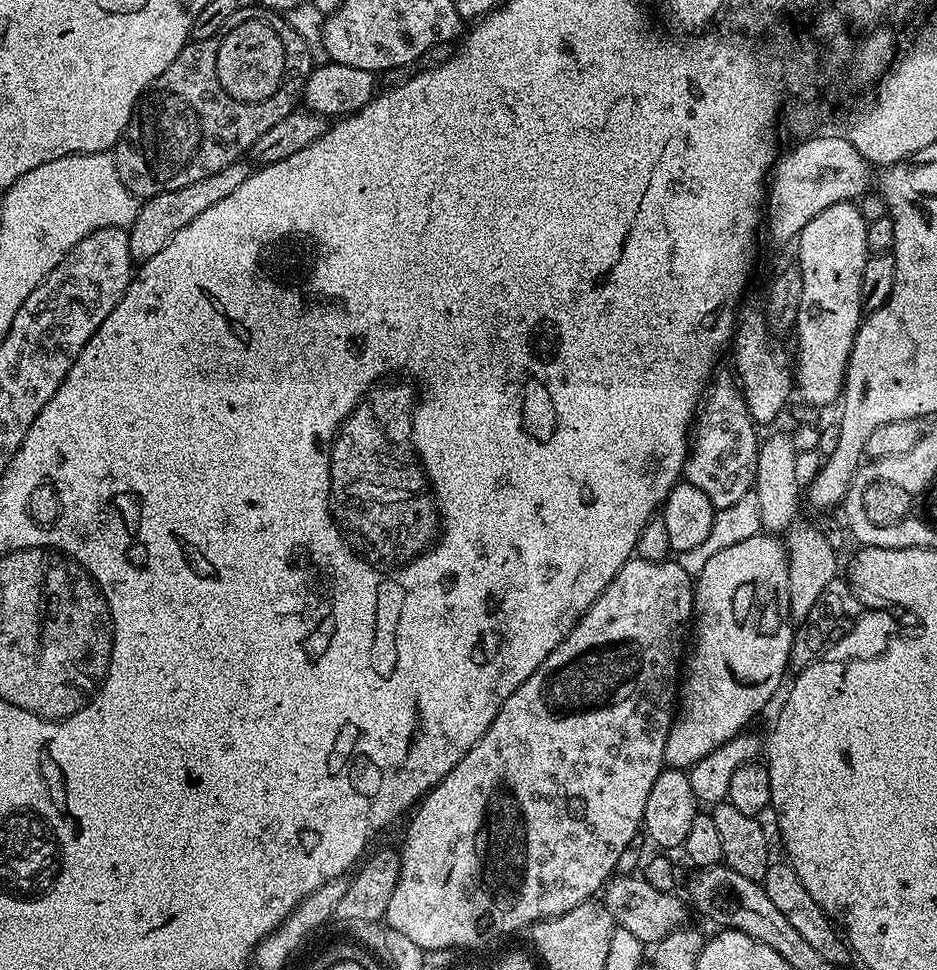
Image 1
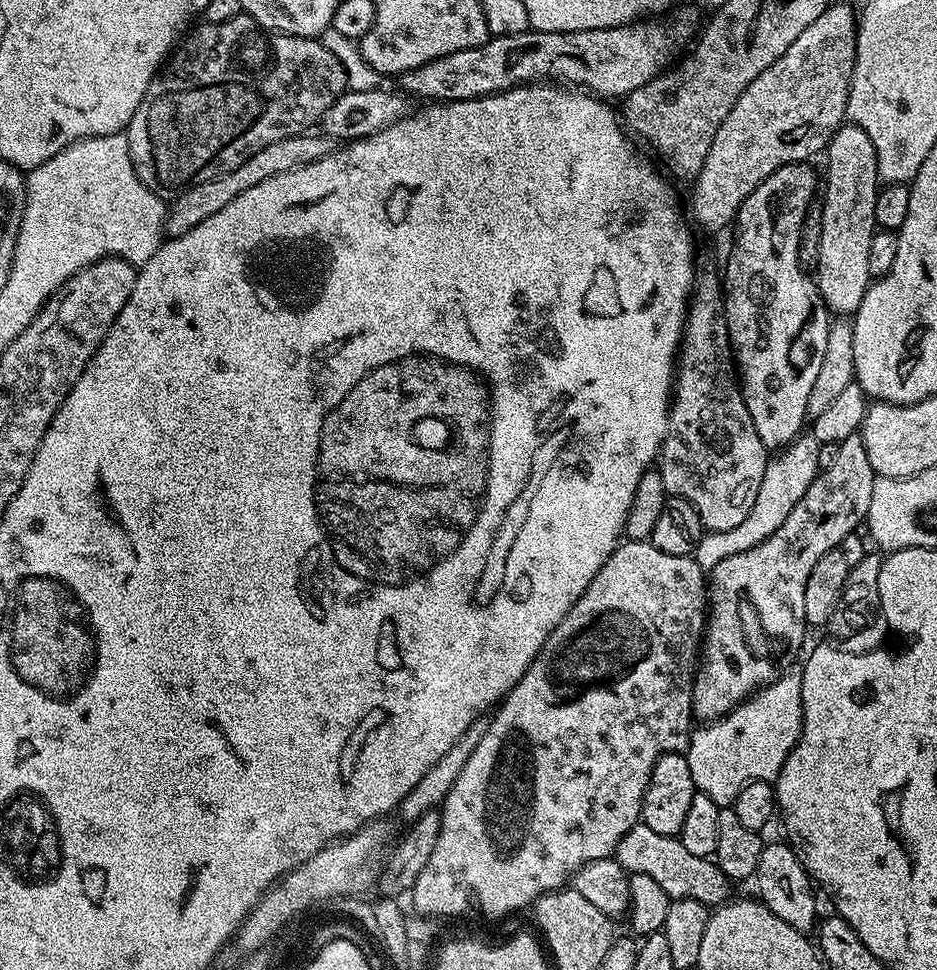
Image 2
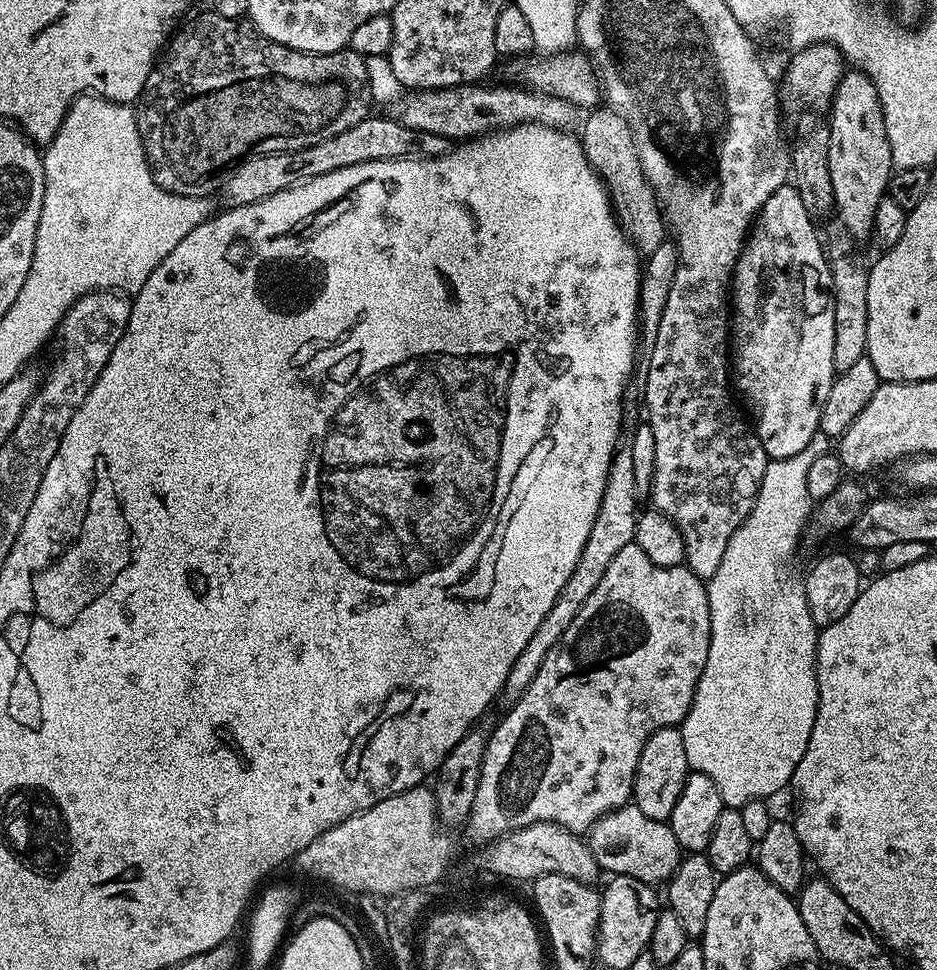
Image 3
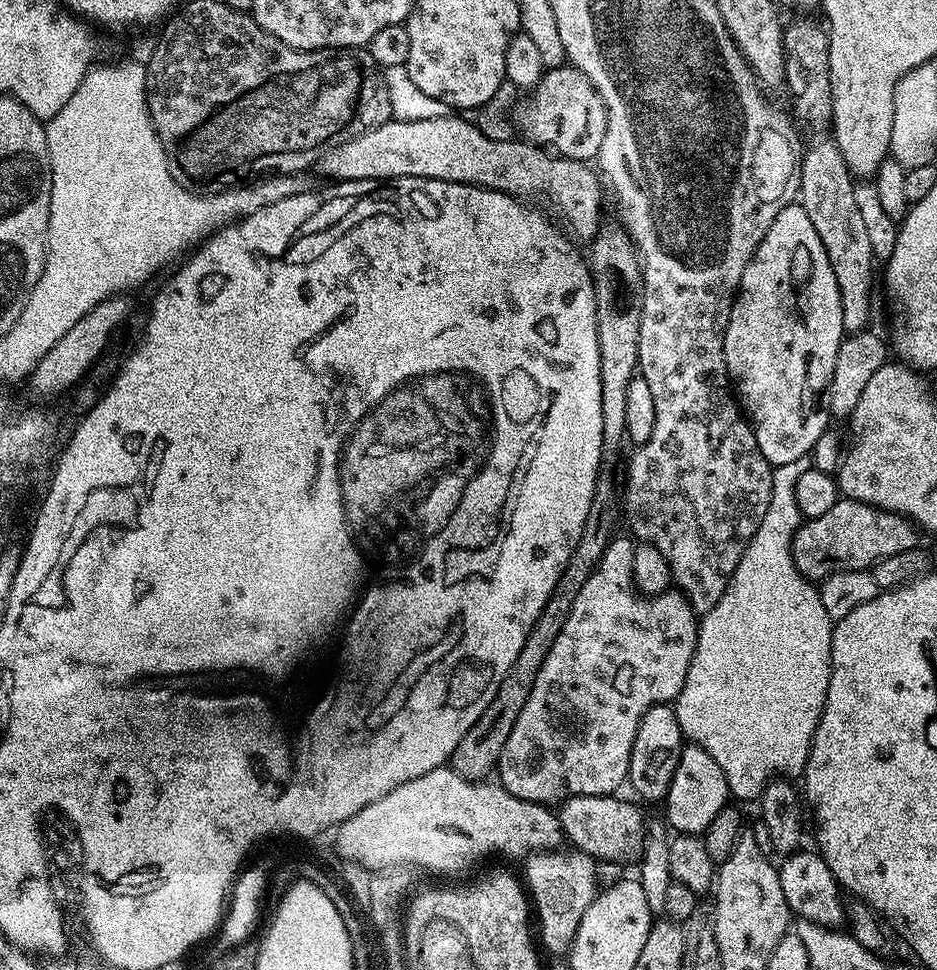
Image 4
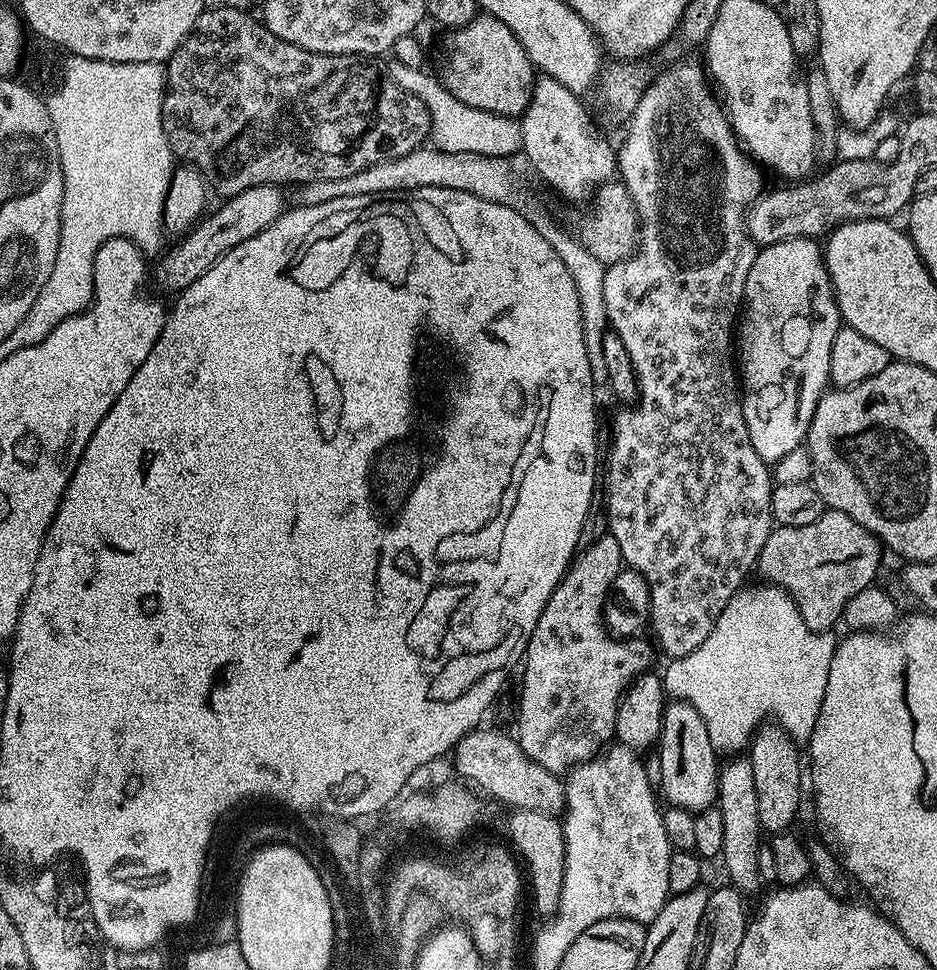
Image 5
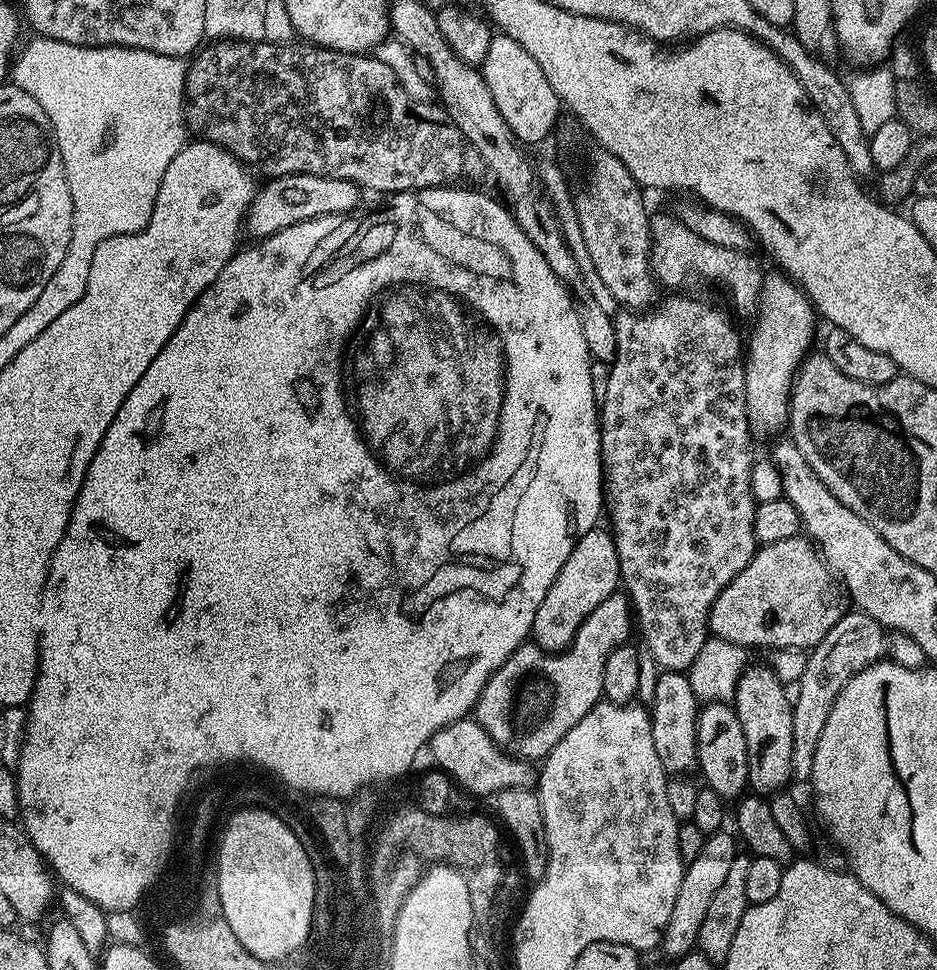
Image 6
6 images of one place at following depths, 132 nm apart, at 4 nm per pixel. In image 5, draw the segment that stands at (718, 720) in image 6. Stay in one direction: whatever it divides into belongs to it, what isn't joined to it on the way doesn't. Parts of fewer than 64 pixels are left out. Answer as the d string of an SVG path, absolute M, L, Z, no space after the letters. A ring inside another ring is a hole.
M736 754L721 763L716 798L722 810L723 841L720 856L722 861L724 860L724 868L732 879L729 881L735 887L745 894L751 894L762 887L758 874L758 850L762 843L762 829L758 818L758 790L754 790L751 759Z

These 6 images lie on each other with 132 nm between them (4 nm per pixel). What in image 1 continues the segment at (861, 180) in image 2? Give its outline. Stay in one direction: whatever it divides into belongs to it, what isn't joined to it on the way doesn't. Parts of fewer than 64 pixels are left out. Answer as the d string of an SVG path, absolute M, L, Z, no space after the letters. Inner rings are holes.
M839 200L822 214L810 218L794 241L795 261L802 272L803 291L798 305L794 384L808 404L824 408L841 399L846 388L848 360L860 329L862 270L869 258L866 246L868 222L855 203Z

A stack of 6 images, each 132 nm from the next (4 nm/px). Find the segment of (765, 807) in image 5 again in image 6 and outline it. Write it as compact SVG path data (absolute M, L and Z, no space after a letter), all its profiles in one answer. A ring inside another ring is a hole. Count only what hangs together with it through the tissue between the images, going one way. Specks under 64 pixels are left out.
M749 663L744 673L738 678L738 686L734 697L734 707L738 714L738 722L742 722L742 734L746 734L746 750L748 751L748 788L755 795L765 798L787 789L788 780L793 779L792 755L794 754L794 722L792 721L793 697L786 689L785 681L776 677L775 668L767 663Z

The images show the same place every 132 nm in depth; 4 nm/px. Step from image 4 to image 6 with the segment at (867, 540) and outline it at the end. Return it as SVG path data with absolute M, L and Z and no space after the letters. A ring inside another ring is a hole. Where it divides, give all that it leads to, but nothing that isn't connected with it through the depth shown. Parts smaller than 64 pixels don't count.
M801 534L794 538L786 538L783 542L774 542L757 547L748 565L718 594L714 606L708 611L708 630L715 639L734 642L739 648L745 650L752 650L755 644L760 648L768 648L767 650L811 650L818 646L818 642L822 642L822 638L826 638L826 634L830 630L834 630L834 626L843 618L845 611L846 593L840 581L836 579L828 565L824 563L816 545L807 535Z

